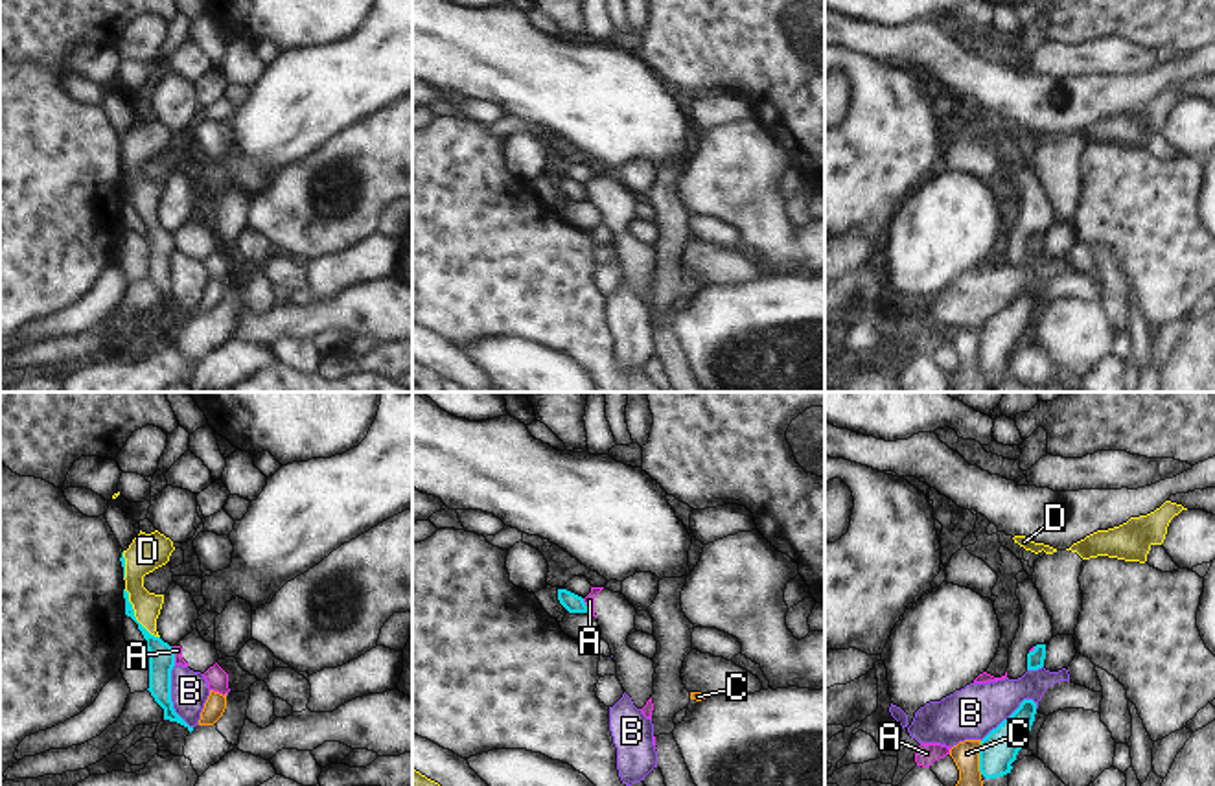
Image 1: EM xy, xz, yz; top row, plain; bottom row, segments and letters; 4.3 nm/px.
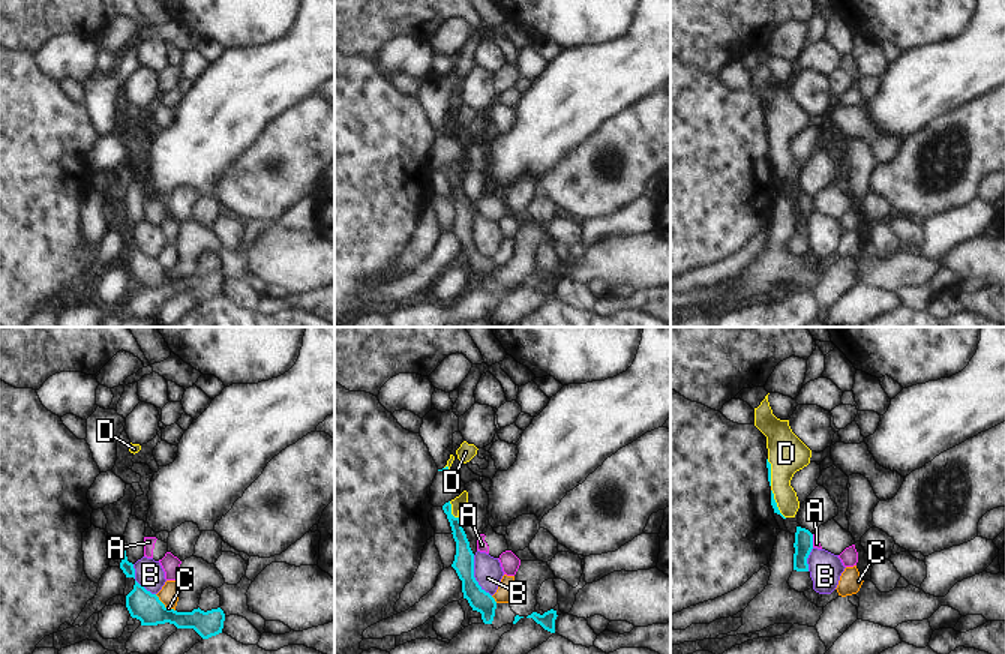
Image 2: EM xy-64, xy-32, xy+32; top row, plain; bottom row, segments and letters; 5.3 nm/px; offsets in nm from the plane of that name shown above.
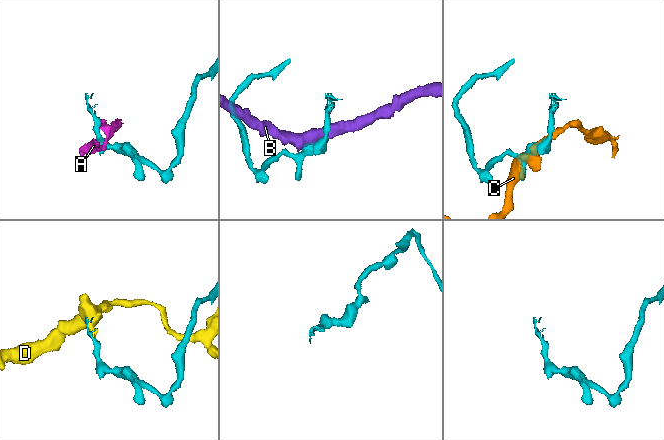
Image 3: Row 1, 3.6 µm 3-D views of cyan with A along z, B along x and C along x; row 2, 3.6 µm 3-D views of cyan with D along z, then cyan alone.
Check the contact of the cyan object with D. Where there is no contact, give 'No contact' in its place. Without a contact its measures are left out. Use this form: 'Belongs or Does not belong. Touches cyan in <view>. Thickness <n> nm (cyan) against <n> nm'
Belongs. Touches cyan in xy. Thickness 110 nm (cyan) against 140 nm.

